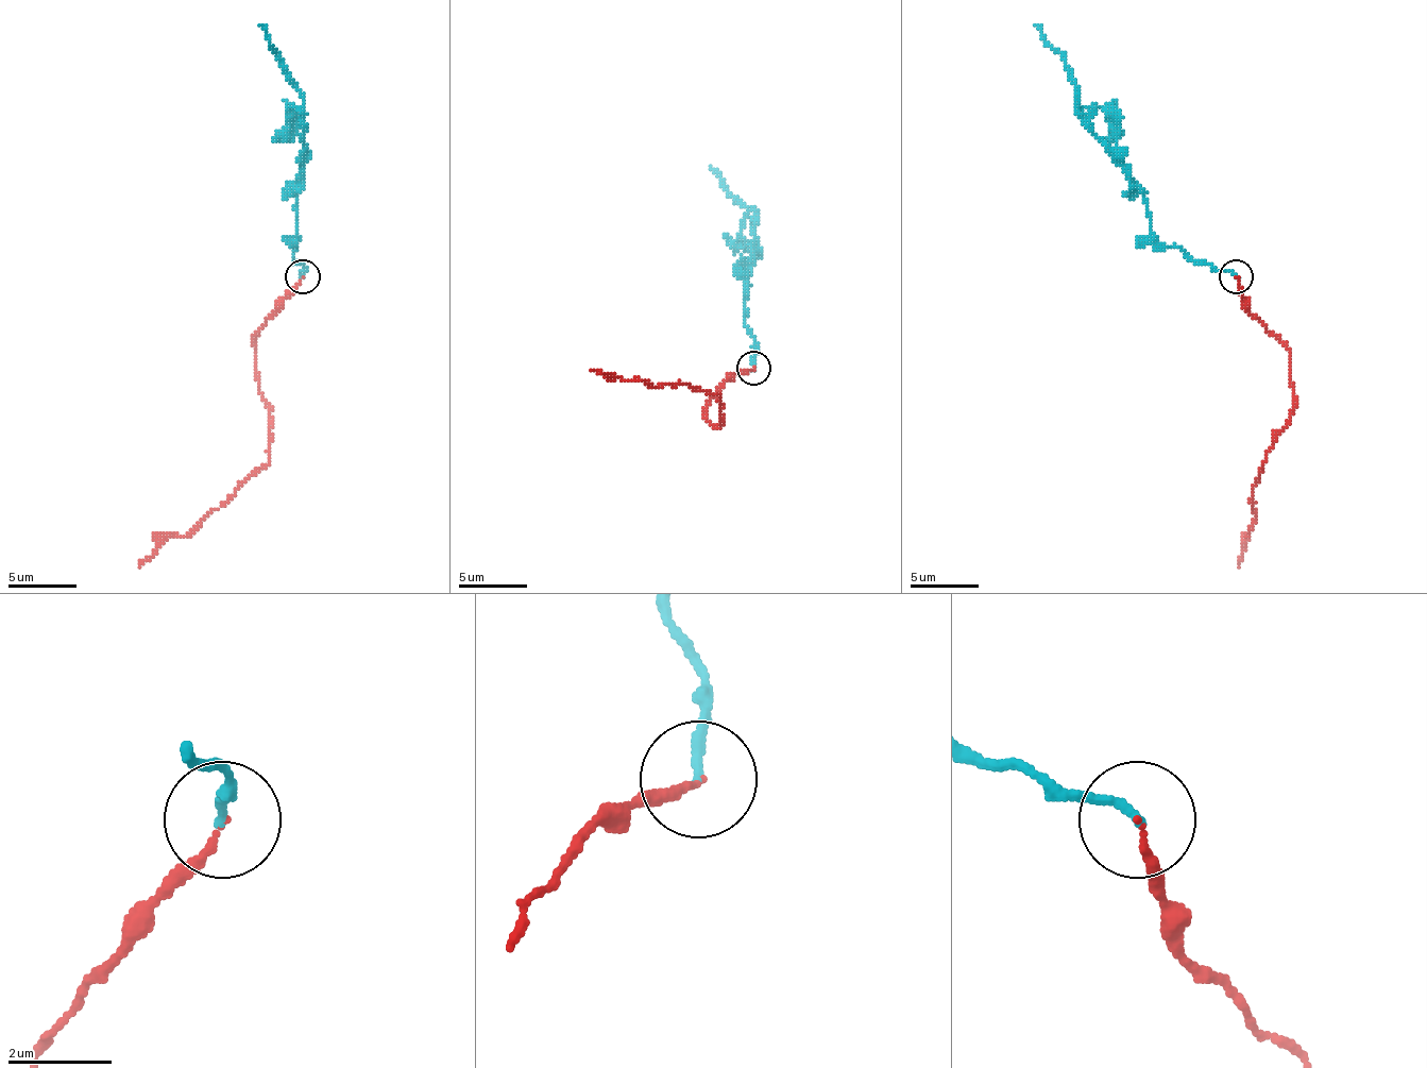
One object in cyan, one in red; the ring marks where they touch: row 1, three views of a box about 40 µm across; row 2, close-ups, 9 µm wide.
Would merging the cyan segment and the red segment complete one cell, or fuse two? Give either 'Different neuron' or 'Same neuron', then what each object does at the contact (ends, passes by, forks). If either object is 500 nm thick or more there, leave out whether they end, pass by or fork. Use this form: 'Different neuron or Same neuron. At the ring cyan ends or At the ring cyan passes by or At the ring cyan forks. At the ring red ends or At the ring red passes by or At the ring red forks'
Same neuron. At the ring cyan ends. At the ring red ends

